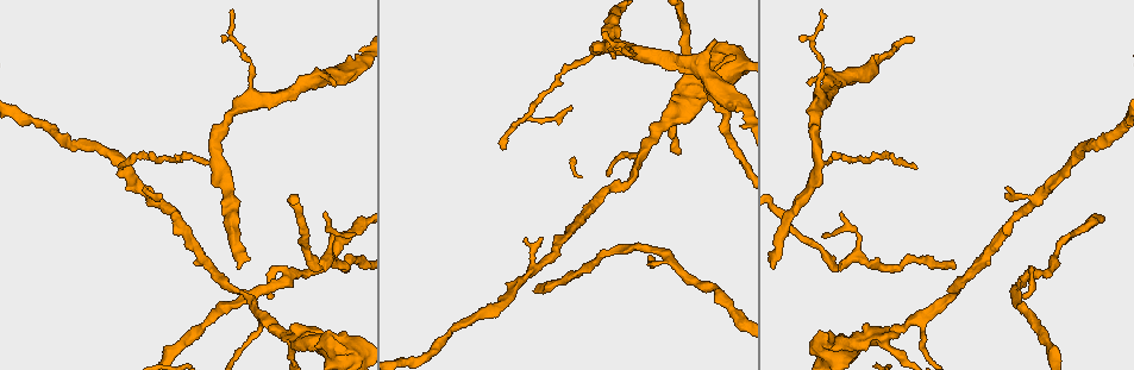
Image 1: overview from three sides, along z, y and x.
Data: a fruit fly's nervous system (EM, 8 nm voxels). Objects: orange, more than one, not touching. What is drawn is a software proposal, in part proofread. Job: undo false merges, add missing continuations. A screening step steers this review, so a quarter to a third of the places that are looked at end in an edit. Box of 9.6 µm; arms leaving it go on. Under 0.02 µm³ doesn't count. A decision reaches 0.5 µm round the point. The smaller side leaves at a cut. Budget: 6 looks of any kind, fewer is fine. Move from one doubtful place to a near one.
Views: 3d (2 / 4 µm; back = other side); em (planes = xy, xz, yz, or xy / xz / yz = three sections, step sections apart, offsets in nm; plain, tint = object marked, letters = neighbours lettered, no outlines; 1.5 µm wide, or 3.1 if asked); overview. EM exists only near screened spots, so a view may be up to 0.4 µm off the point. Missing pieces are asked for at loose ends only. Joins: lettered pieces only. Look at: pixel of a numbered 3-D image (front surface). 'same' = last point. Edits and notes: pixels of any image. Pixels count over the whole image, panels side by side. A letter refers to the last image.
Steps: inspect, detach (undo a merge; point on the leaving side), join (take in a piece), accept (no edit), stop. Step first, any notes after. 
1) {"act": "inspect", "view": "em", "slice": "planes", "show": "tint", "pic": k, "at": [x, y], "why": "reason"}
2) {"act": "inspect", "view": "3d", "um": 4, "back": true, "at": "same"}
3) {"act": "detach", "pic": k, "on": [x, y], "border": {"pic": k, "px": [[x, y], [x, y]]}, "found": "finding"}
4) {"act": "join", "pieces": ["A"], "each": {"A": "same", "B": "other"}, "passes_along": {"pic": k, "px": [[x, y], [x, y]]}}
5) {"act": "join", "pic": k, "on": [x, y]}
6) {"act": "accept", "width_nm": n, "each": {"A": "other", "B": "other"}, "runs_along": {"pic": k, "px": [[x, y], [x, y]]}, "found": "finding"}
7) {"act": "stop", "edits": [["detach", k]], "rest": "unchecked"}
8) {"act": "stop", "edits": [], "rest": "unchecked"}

{"act": "inspect", "view": "em", "slice": "yz", "step": 8, "show": "tint", "pic": 1, "at": [355, 68], "why": "calibre changes"}

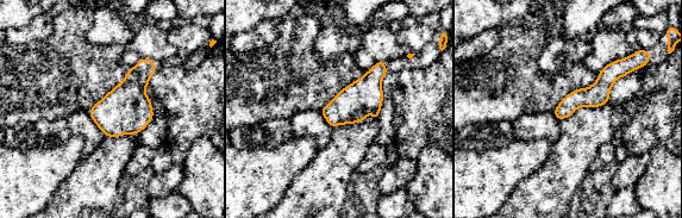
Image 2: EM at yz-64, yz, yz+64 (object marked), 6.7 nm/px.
{"act": "inspect", "view": "em", "slice": "planes", "show": "letters", "at": "same"}

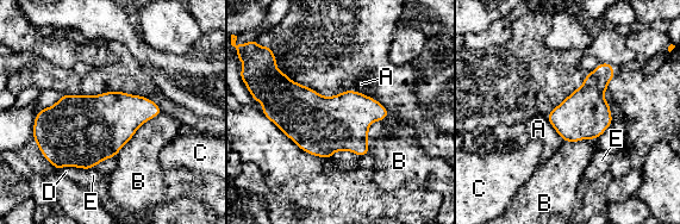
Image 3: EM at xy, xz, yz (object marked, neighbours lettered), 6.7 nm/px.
{"act": "accept", "longest_contact_nm": ["B", 440], "each": {"A": "other", "B": "other", "C": "other", "D": "other", "E": "other"}, "found": "all the same neuron"}

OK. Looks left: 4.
{"act": "inspect", "view": "3d", "um": 4, "pic": 1, "at": [825, 233], "why": "free end"}

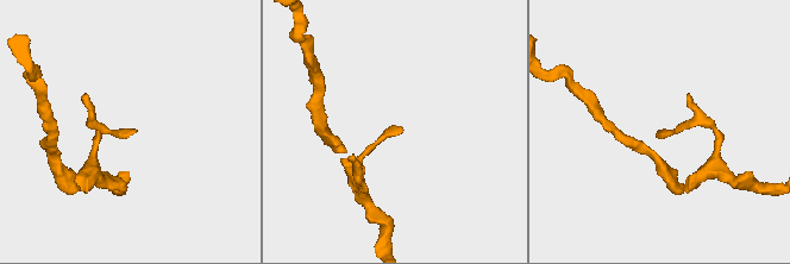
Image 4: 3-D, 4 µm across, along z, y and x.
{"act": "inspect", "view": "em", "slice": "planes", "show": "tint", "pic": 4, "at": [401, 129]}

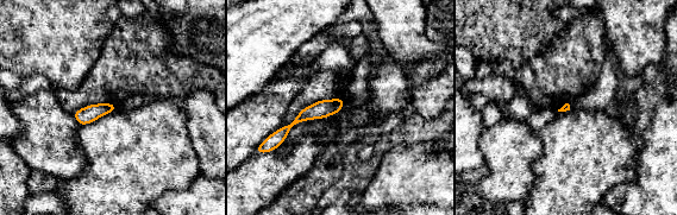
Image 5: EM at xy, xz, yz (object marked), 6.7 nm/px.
{"act": "inspect", "view": "em", "slice": "planes", "show": "letters", "at": "same"}

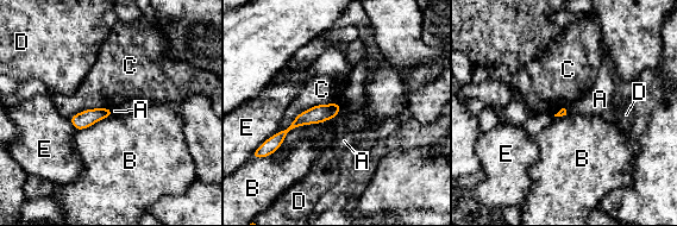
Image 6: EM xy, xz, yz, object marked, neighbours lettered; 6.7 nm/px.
{"act": "accept", "each": {"A": "other", "B": "other", "C": "other", "D": "other", "E": "other"}, "border": {"pic": 6, "px": [[342, 106], [313, 105], [279, 131]]}, "found": "none of them fits"}

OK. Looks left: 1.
{"act": "stop", "edits": [], "rest": "unchecked"}

